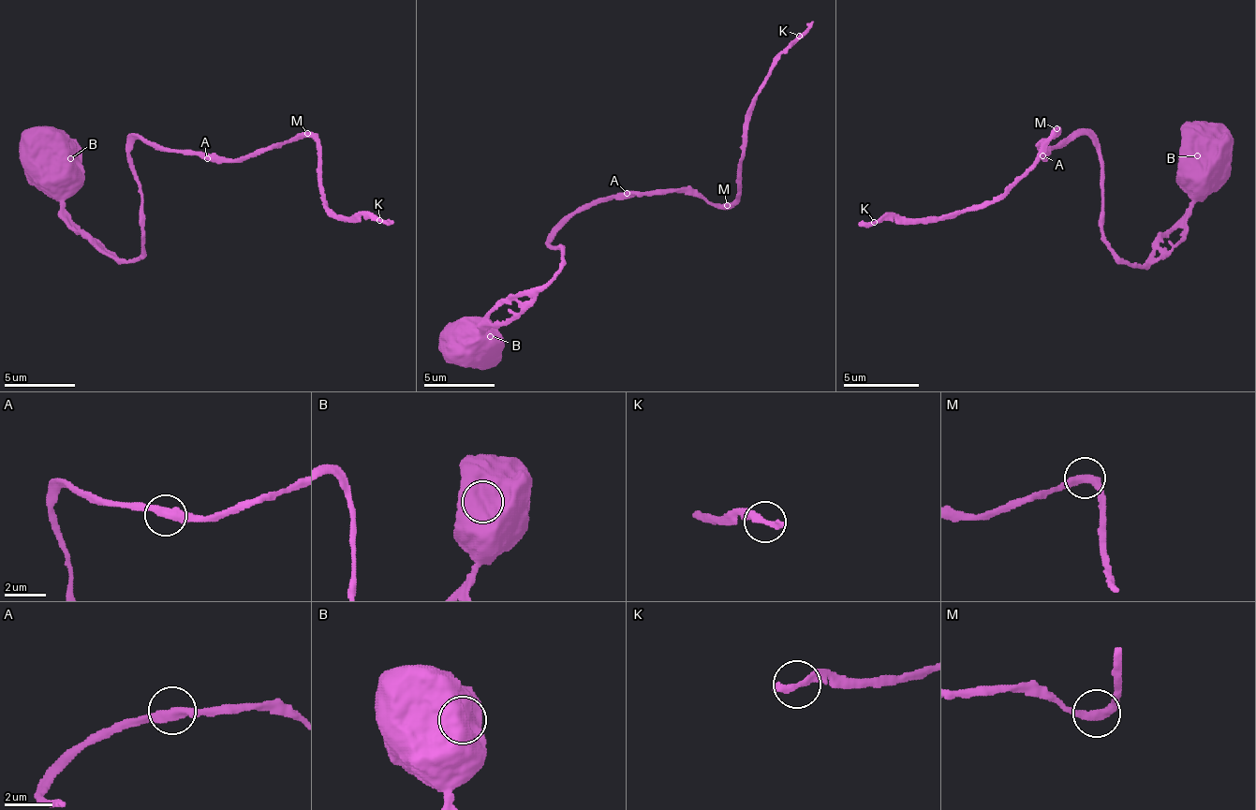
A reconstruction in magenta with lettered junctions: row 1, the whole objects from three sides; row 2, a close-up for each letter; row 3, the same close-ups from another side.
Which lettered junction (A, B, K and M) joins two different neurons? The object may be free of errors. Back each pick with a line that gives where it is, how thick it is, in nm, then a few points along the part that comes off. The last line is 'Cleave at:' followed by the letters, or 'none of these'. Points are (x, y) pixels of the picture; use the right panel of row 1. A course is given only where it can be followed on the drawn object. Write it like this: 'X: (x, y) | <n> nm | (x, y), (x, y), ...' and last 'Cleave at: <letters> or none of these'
Cleave at: none of these

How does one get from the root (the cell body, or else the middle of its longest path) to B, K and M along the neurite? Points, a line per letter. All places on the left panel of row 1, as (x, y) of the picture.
B: (41, 161), (37, 154), (49, 143), (63, 143), (69, 150), (69, 157)
K: (41, 161), (35, 179), (123, 259), (140, 253), (137, 139), (257, 157), (310, 136), (324, 203), (380, 221)
M: (41, 161), (35, 179), (59, 207), (133, 259), (137, 139), (257, 157), (306, 133)

